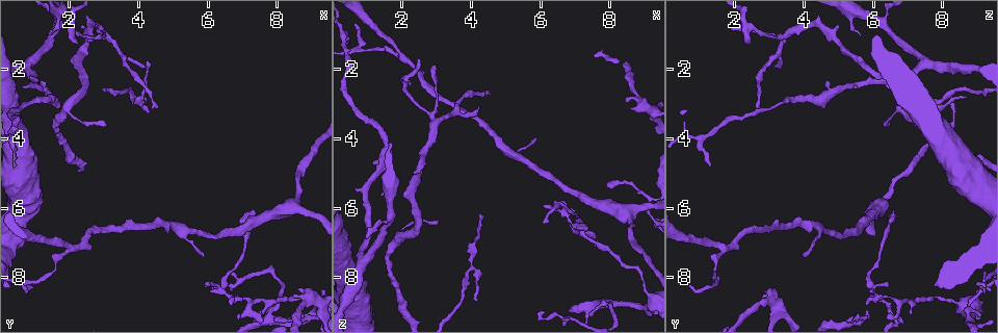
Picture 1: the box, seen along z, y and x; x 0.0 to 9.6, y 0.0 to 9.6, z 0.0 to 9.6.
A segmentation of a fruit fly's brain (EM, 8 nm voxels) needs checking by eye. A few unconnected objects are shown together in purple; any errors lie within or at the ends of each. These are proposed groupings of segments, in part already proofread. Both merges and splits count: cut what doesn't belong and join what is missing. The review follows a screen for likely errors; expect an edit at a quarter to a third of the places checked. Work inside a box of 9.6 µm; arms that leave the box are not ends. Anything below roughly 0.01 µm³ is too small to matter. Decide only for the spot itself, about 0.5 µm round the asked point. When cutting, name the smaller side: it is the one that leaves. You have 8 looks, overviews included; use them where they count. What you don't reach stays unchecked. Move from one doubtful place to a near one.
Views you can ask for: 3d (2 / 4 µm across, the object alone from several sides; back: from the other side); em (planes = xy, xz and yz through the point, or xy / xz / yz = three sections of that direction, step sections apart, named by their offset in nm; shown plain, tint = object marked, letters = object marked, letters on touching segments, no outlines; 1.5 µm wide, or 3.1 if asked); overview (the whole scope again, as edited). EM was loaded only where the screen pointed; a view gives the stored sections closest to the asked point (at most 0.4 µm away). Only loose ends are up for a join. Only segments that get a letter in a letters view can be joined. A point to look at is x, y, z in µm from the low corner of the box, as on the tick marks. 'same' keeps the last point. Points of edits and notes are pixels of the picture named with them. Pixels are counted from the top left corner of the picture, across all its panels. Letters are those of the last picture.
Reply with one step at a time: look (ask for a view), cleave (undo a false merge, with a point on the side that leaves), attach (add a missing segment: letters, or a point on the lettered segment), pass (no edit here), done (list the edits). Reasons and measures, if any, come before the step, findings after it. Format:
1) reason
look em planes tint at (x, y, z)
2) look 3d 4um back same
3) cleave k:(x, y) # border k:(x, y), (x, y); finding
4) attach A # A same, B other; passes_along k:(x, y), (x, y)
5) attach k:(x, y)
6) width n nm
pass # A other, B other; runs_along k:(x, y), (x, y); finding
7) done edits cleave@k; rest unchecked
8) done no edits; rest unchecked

an open end
look em xz step 4 letters at (7.45, 9.10, 9.15)

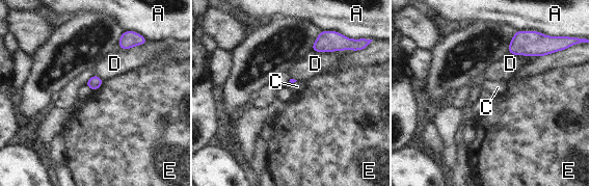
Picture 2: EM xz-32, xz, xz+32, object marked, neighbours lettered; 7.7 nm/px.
look em yz step 8 letters same

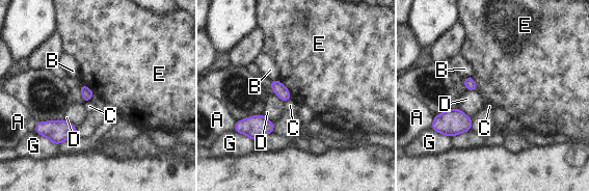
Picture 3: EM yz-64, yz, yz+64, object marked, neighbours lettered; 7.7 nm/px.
pass # A other, B other, C other, D other, E other, G other; border 3:(277, 79), (287, 88), (292, 98); no lettered segment goes on from it

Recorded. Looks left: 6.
tapers out
look em planes letters at (6.00, 8.20, 9.00)

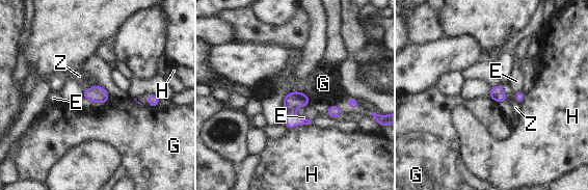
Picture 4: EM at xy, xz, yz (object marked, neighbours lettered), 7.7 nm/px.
width 110 nm
pass # E other, G other, H other, Z other; border 4:(297, 90), (304, 93), (310, 100); no lettered segment goes on from it

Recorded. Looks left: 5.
an open end
look 3d 2um back at (2.95, 0.90, 1.90)

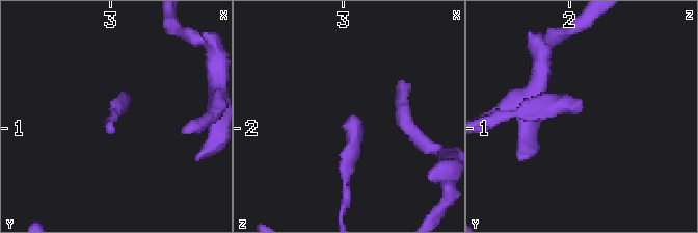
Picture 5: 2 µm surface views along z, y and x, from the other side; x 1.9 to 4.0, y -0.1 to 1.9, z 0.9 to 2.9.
shape alone is not enough
look em planes letters at (2.96, 0.86, 1.88)

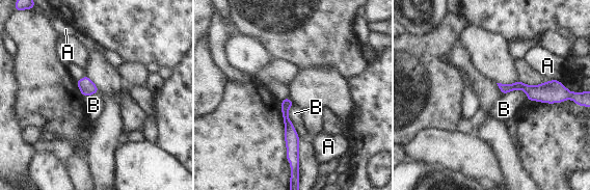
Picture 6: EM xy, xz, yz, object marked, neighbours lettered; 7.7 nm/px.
width 70 nm
pass # A other, B other; runs_along 6:(286, 101), (285, 116), (296, 156); none of them fits

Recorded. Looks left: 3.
done no edits; rest unchecked

